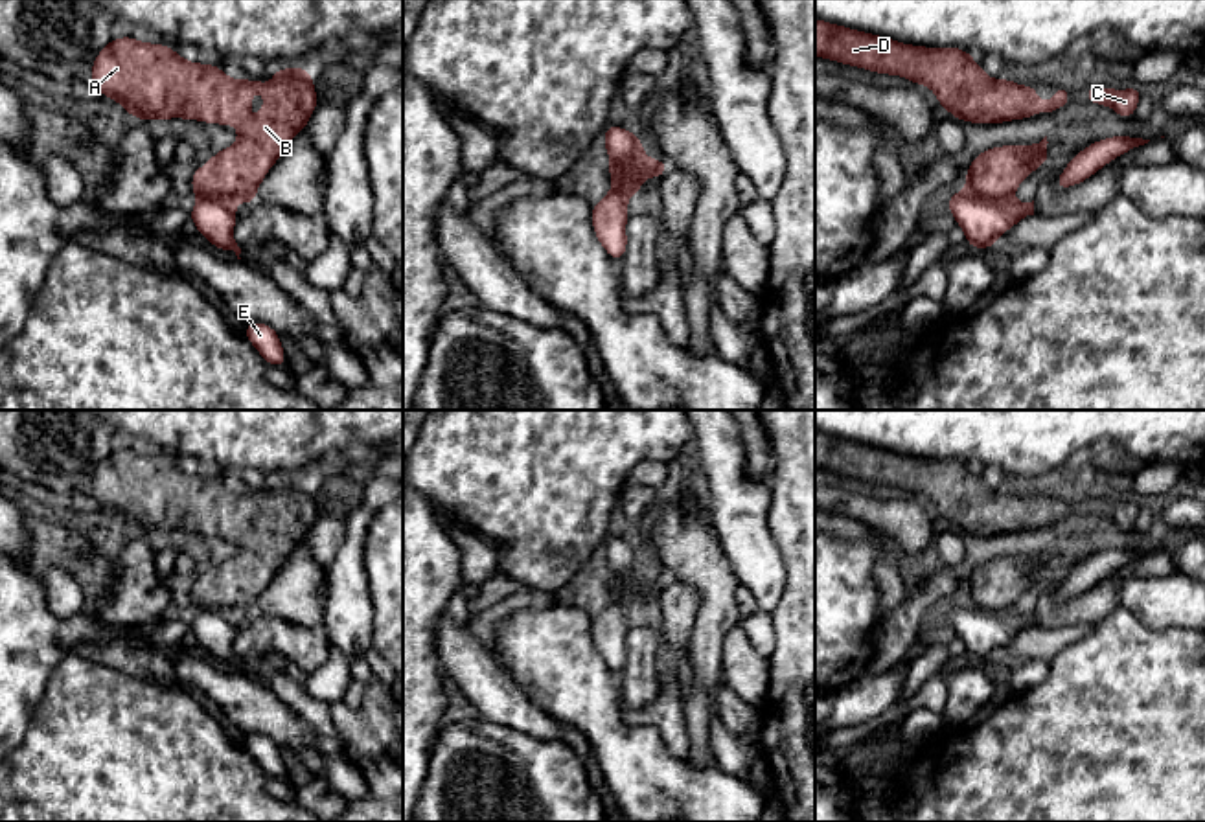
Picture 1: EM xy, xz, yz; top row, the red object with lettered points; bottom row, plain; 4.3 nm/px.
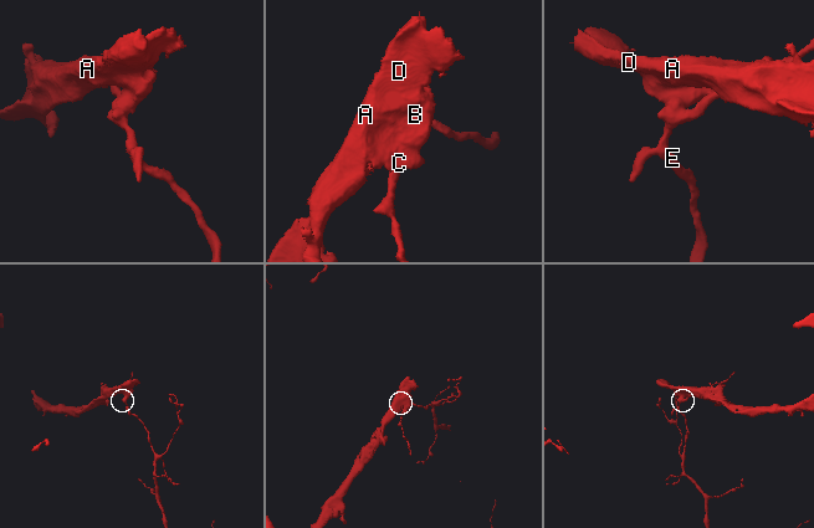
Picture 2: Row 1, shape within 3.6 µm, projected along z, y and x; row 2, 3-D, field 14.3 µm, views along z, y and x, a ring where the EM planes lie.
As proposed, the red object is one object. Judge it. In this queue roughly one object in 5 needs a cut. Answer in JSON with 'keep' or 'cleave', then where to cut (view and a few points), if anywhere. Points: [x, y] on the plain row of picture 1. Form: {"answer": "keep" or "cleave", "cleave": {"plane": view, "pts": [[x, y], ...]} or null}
{"answer": "cleave", "cleave": {"plane": "yz", "pts": [[968, 602], [985, 611], [1010, 611]]}}

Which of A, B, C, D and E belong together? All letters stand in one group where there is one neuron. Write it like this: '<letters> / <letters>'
A B C D / E

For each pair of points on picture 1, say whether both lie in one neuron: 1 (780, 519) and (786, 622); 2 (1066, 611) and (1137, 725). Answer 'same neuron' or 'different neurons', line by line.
1: same neuron
2: different neurons

